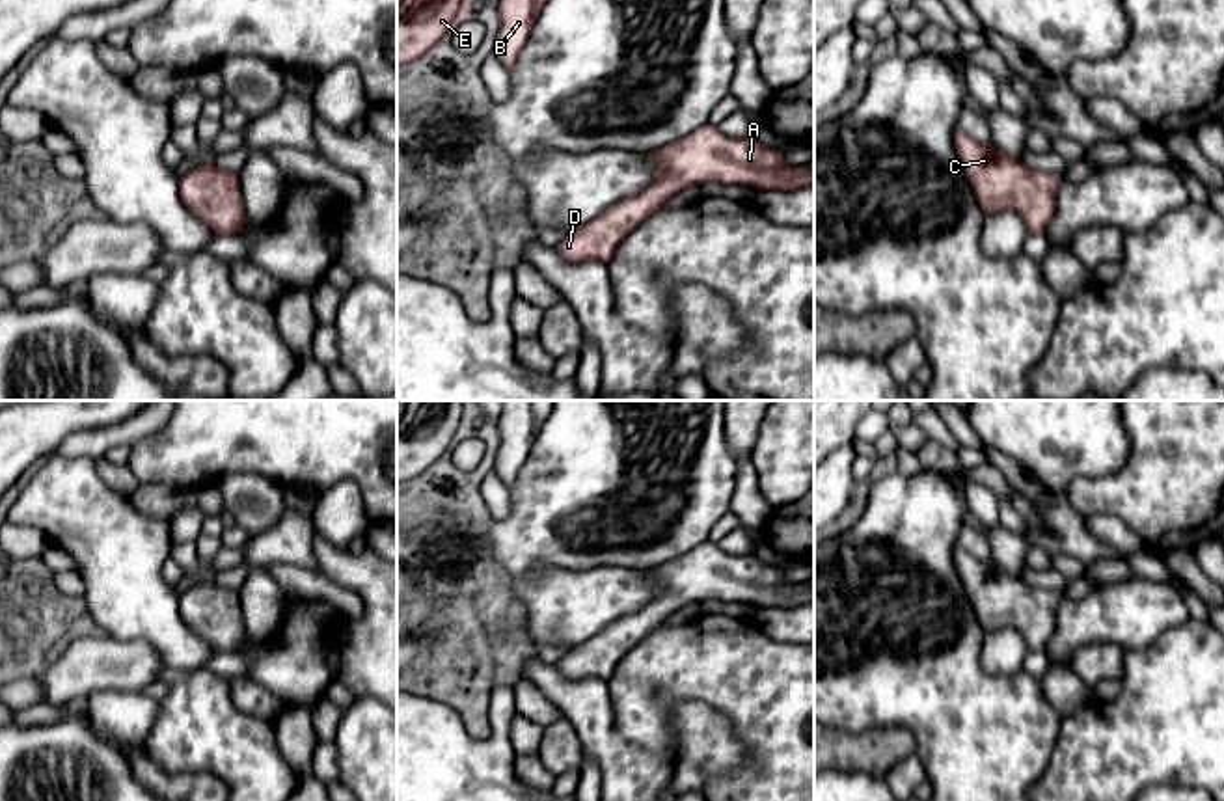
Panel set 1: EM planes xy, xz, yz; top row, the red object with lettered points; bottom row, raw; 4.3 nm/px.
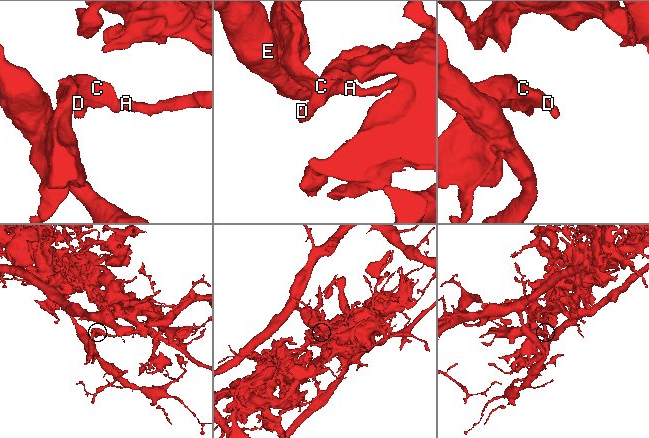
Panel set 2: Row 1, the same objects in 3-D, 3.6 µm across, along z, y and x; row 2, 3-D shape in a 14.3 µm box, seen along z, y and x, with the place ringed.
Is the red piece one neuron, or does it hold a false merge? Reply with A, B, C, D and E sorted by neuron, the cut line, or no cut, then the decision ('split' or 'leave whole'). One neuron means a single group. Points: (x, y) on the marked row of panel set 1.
A / B C D E | xy (241, 202), (233, 203), (226, 217), (205, 220) | split

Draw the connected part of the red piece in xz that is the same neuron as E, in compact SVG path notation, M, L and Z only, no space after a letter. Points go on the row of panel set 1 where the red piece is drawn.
M397 0L397 67L425 56L468 15L471 0Z

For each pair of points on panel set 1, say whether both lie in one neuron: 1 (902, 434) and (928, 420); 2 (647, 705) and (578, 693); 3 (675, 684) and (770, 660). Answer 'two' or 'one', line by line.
1: two
2: two
3: one

